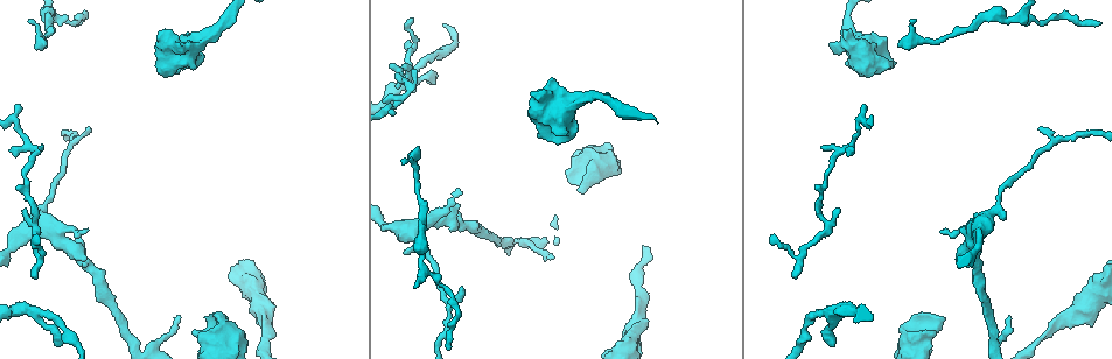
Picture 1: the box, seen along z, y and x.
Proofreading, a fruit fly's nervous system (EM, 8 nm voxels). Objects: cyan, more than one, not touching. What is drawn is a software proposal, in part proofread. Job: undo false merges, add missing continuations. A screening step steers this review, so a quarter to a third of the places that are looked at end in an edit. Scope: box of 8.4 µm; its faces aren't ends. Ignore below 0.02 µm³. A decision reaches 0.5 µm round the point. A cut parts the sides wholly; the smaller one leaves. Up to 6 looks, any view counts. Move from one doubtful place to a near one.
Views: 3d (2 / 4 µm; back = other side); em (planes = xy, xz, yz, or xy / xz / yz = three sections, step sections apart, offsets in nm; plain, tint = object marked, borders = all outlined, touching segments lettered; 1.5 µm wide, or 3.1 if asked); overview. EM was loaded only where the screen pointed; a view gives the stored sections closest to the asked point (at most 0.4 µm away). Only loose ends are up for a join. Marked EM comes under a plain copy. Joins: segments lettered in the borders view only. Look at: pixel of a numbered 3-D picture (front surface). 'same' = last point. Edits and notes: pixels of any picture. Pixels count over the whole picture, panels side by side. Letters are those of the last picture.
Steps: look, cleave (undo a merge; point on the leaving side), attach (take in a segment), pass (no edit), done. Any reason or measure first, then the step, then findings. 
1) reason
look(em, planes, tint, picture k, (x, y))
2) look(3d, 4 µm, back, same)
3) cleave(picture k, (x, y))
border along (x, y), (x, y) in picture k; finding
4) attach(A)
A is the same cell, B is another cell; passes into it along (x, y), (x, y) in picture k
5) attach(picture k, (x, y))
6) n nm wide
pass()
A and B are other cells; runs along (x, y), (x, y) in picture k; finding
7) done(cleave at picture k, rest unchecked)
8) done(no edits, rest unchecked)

thin neck
look(em, yz, step 4, tint, picture 1, (947, 34))

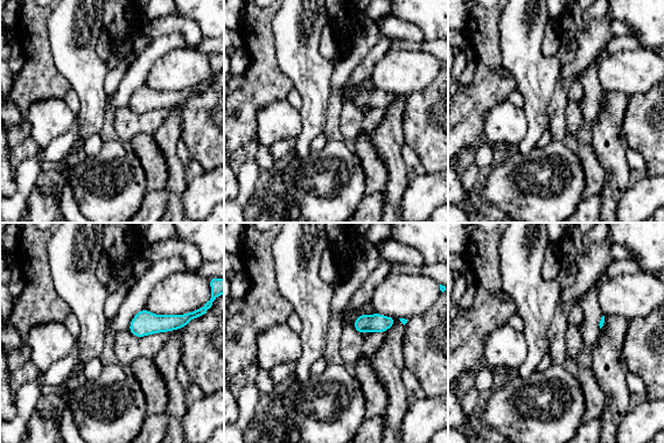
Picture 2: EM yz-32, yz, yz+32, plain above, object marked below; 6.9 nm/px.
another direction
look(em, planes, borders, same)

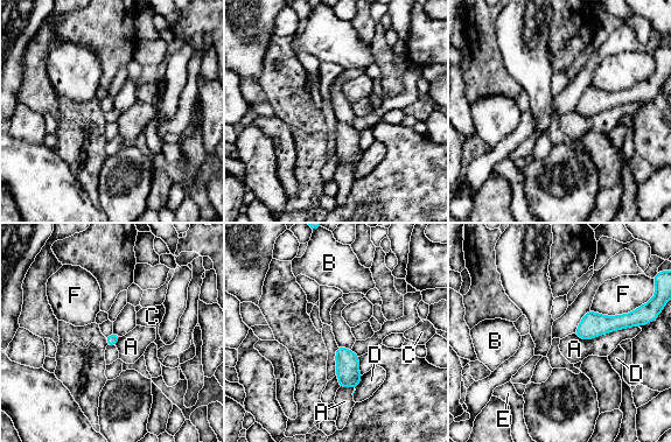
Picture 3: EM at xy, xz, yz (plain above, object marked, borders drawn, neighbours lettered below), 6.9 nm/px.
pass()
A, B, C, D, E and F are other cells; border along (638, 325), (588, 339), (573, 334) in picture 3; one neuron here

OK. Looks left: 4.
thin end
look(3d, 2 µm, picture 1, (823, 147))

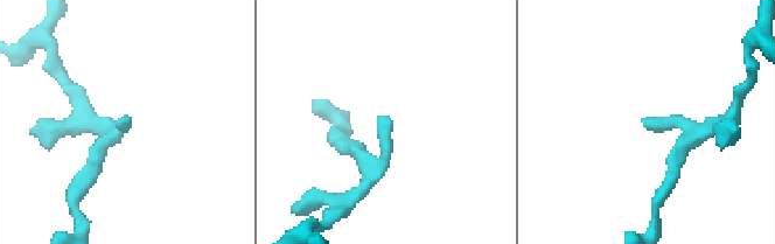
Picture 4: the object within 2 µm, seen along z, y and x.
look(em, planes, tint, picture 4, (642, 119))

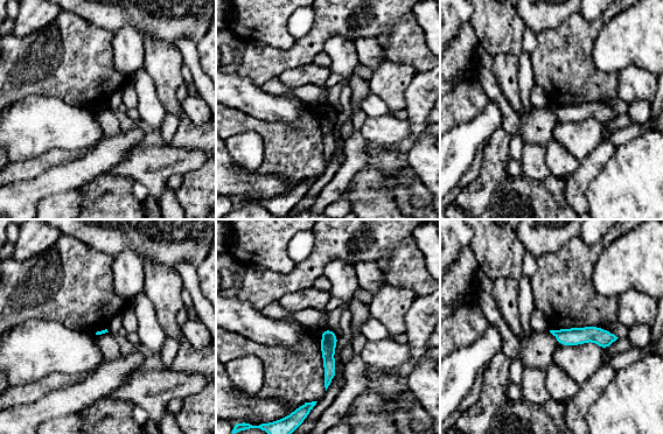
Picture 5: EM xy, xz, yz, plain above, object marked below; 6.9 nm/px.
look(em, planes, borders, same)

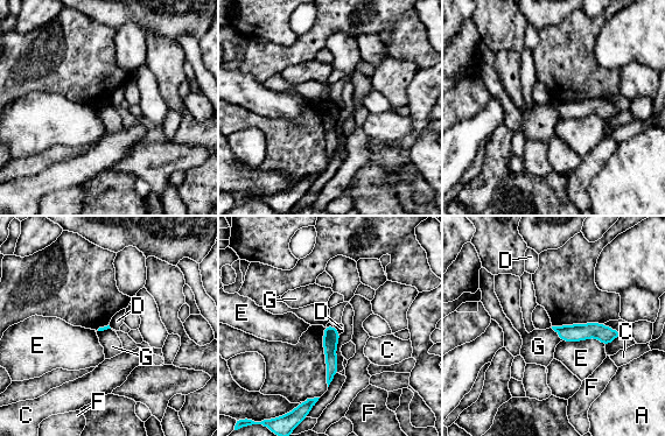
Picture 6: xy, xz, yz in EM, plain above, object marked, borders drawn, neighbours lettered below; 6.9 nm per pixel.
pass()
A, C, D, E, F and G are other cells; runs along (558, 329), (614, 335) in picture 6; none of them fits

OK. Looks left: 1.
free end
look(em, xy, step 8, borders, picture 1, (933, 333))

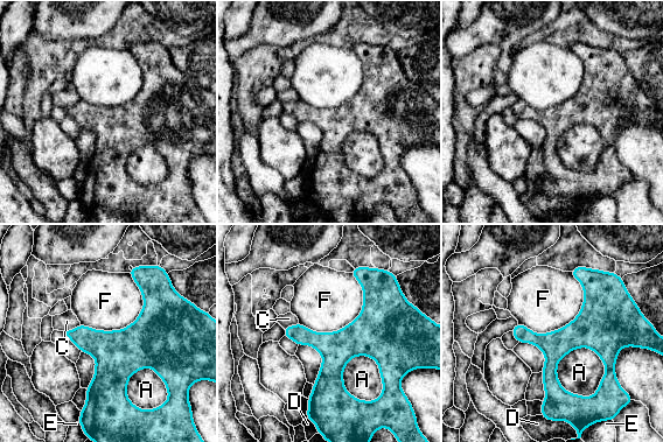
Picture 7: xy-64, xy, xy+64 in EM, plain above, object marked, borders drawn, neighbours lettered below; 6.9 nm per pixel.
pass()
A, C, D, E and F are other cells; border along (574, 348), (605, 366), (591, 397) in picture 7; no lettered segment goes on from it

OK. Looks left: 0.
done(no edits, rest unchecked)

